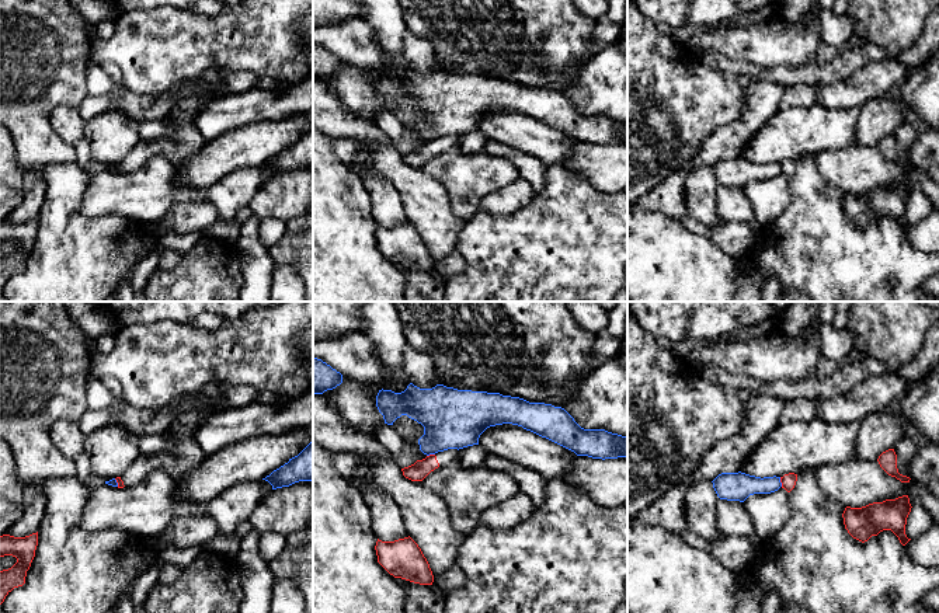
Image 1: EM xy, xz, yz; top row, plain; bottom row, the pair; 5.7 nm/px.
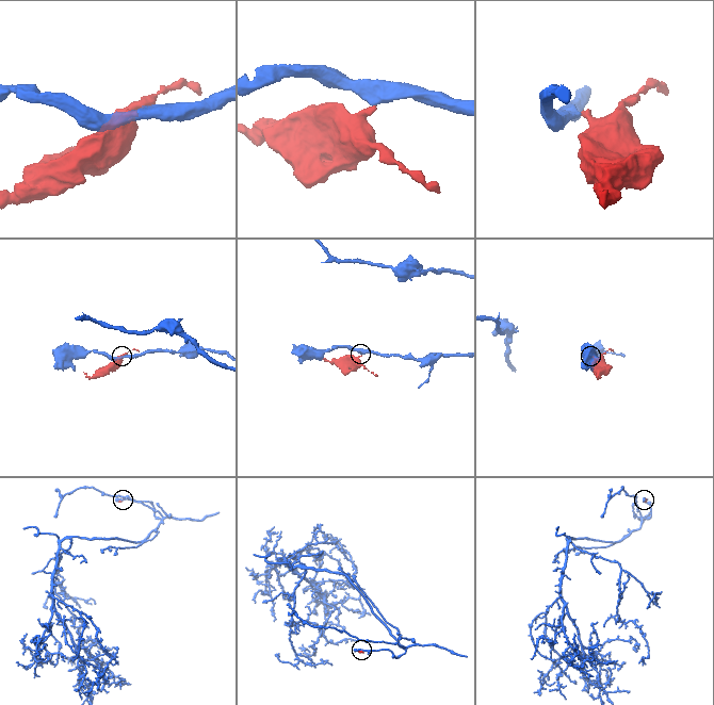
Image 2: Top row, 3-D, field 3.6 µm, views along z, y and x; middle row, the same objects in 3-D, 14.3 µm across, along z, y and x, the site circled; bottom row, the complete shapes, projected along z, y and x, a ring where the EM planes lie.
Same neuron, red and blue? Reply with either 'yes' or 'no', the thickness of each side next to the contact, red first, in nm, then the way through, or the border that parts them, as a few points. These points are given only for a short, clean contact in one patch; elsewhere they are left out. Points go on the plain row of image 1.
no | 80/160 nm

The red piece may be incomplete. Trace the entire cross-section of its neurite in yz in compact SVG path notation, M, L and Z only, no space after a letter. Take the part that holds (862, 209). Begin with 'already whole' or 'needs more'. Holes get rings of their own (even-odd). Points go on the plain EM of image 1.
already whole | M903 181L862 194L846 192L842 203L848 219L862 229L883 216L891 216L900 229L905 231L911 226L905 220L907 203L911 194L908 181Z

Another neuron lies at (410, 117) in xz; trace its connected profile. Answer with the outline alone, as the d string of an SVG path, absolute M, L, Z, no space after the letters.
M401 101L393 108L392 112L400 121L406 132L417 136L417 146L427 143L427 140L420 136L418 130L418 125L424 121L424 112L421 109L408 104L407 101Z

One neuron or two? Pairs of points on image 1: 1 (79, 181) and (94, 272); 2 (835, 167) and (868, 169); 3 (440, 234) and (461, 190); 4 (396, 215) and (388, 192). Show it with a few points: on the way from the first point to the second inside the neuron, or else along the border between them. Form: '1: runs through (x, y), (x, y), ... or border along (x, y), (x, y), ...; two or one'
1: runs through (65, 204), (66, 243), (72, 250); one
2: runs through (844, 167), (859, 169); one
3: border along (435, 178), (447, 191), (451, 211), (465, 220); two
4: runs through (390, 209), (388, 198); one

